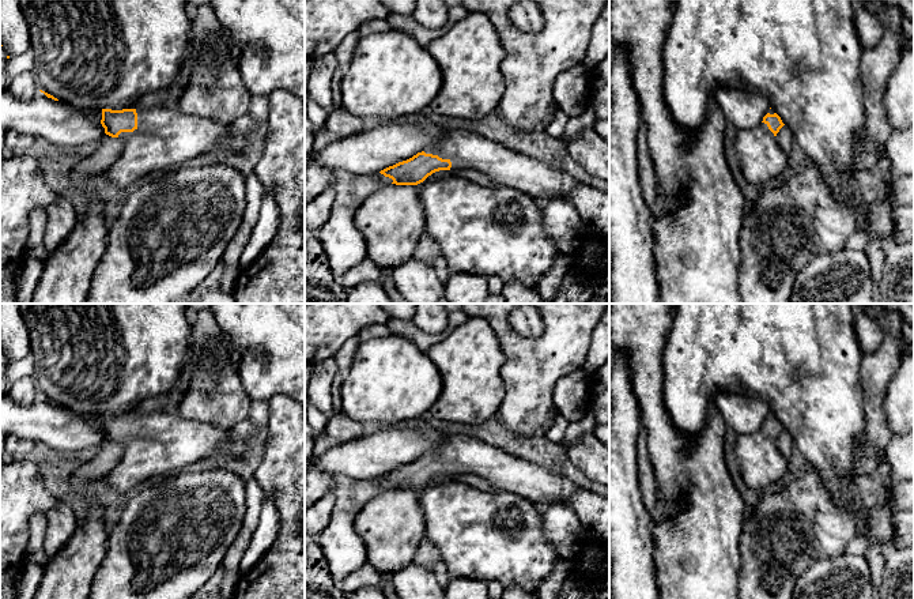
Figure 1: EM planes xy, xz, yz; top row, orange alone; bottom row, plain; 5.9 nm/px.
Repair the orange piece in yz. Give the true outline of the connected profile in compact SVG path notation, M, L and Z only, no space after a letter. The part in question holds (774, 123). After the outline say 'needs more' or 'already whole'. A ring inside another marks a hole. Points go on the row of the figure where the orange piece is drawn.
M774 109L751 129L737 129L734 150L744 178L752 185L766 185L782 174L788 154L777 144L775 136L785 124Z | needs more

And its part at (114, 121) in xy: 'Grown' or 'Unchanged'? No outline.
Grown

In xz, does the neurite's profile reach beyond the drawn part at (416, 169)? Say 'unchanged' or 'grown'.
grown

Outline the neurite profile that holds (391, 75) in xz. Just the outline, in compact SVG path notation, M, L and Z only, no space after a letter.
M390 29L359 39L340 87L347 110L374 125L424 113L442 83L428 50L409 34Z

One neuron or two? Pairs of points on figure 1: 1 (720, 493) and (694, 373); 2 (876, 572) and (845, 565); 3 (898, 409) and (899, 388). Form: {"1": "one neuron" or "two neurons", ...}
{"1": "two neurons", "2": "two neurons", "3": "one neuron"}

